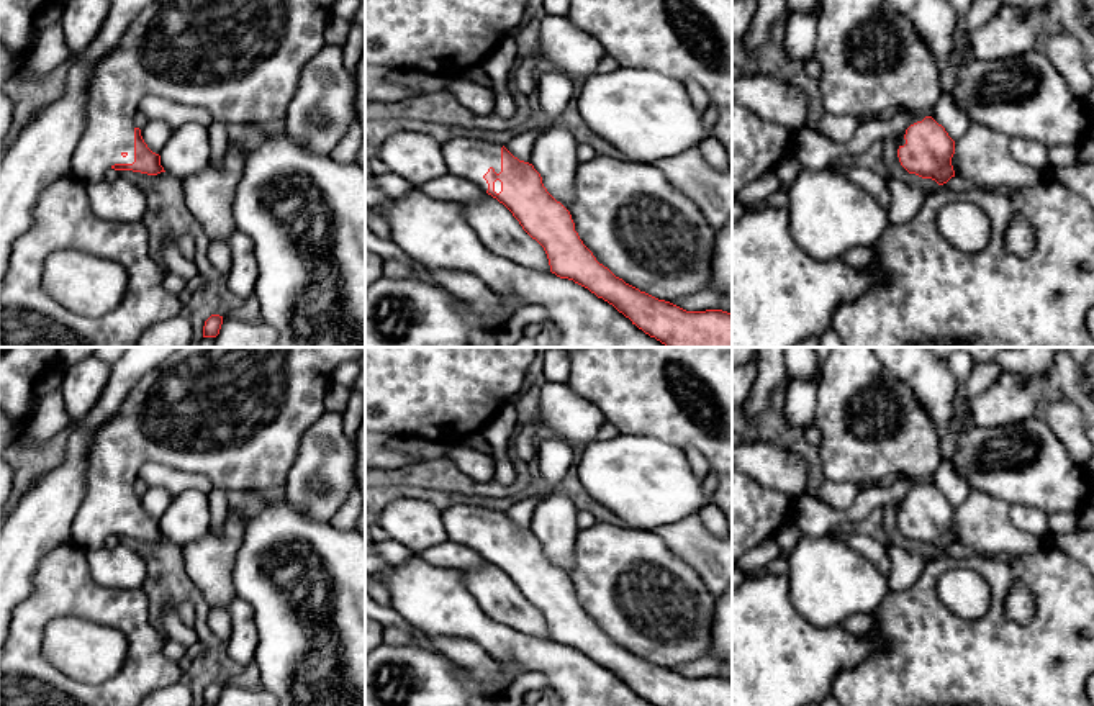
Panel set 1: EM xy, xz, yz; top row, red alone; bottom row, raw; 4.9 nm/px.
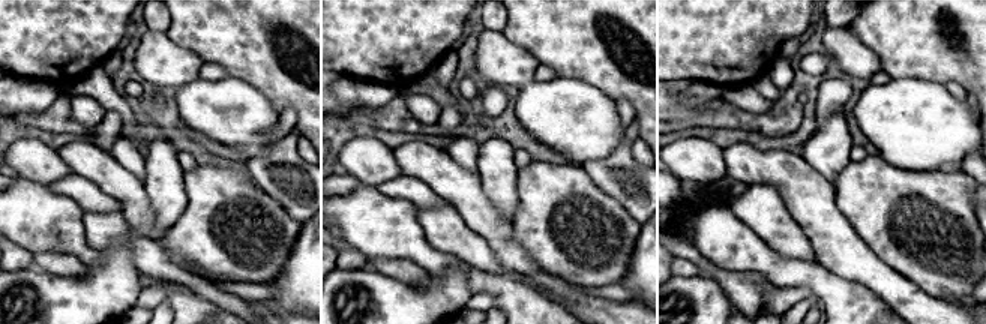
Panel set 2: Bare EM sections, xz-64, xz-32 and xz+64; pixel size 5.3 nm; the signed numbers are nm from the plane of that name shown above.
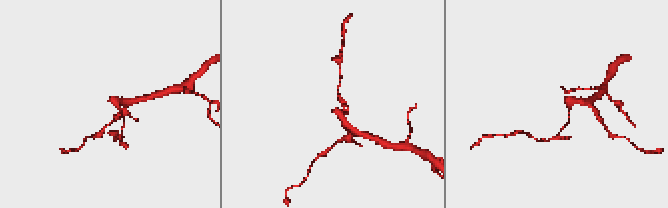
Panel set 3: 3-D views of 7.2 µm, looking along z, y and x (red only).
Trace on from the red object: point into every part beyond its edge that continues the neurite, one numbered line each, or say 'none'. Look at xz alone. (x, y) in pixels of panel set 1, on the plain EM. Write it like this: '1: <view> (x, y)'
1: xz (470, 526)

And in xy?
1: xy (236, 415)

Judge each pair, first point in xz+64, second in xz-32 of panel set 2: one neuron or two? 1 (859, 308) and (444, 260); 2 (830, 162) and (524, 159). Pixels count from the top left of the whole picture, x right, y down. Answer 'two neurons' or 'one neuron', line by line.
1: one neuron
2: two neurons

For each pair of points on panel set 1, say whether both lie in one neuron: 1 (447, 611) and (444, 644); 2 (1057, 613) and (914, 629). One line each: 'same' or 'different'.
1: different
2: same

